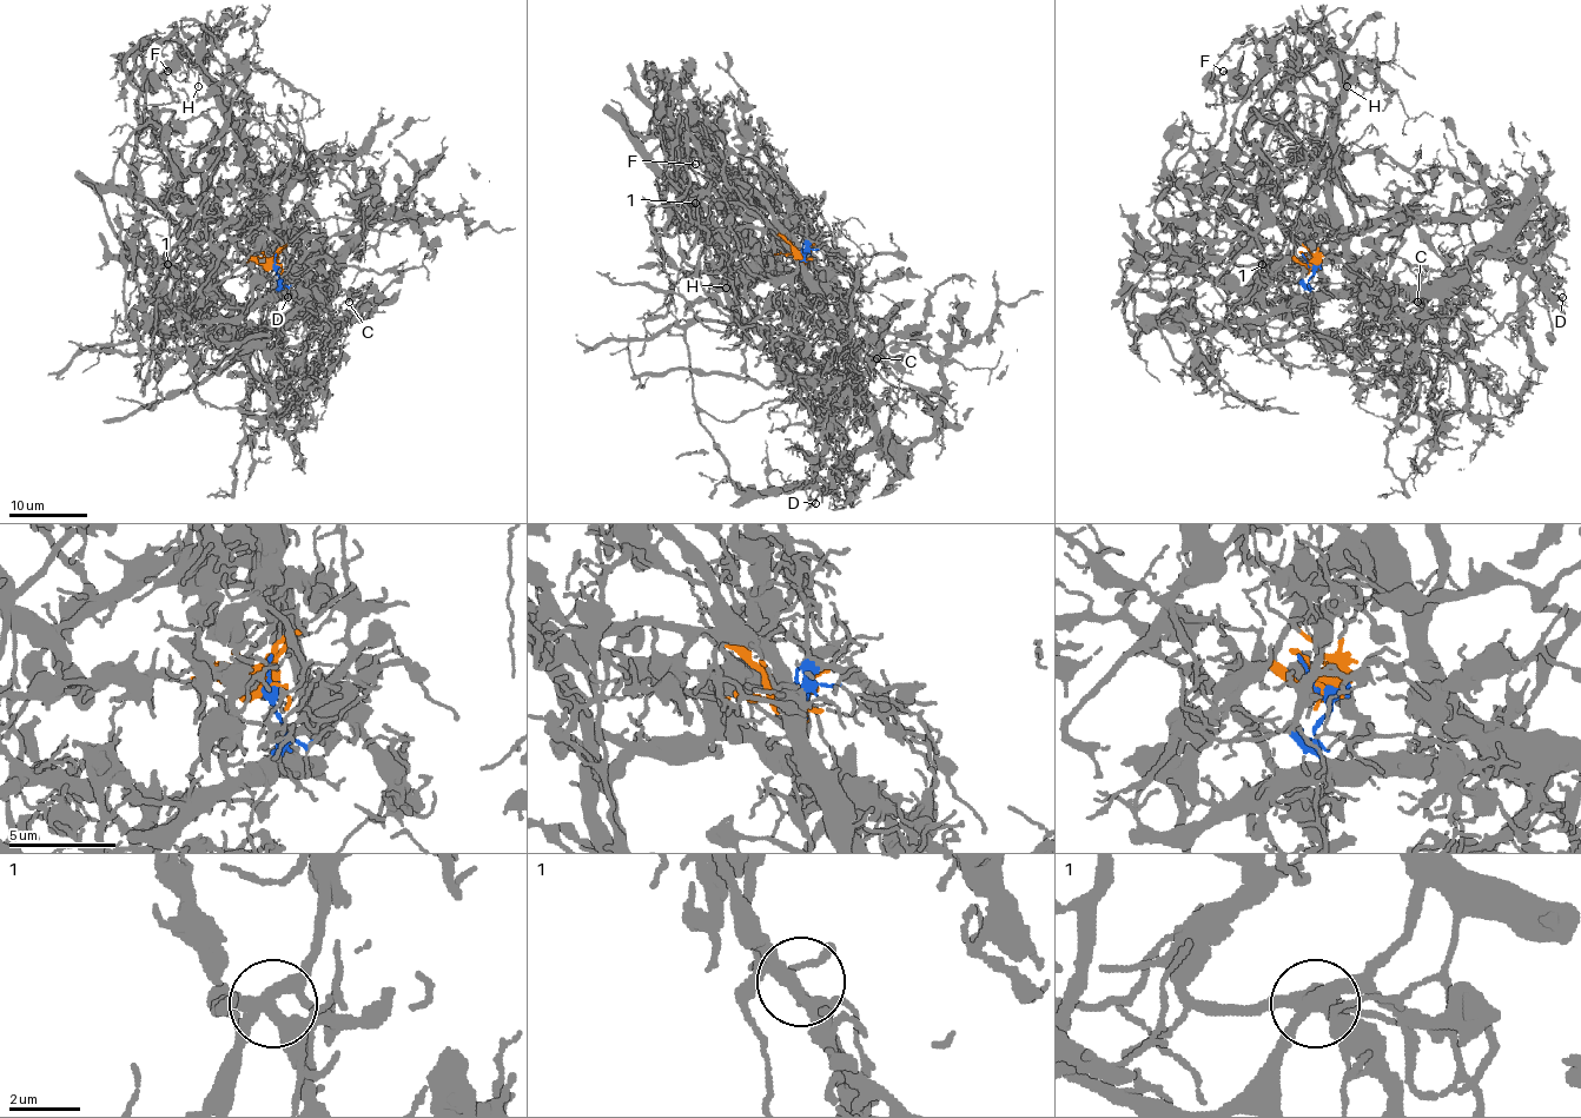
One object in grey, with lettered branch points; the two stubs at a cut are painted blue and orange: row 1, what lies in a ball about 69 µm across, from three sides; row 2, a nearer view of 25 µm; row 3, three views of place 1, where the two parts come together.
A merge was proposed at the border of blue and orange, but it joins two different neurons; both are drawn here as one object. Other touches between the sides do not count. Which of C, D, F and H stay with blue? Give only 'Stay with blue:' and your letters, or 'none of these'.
Stay with blue: C, D

